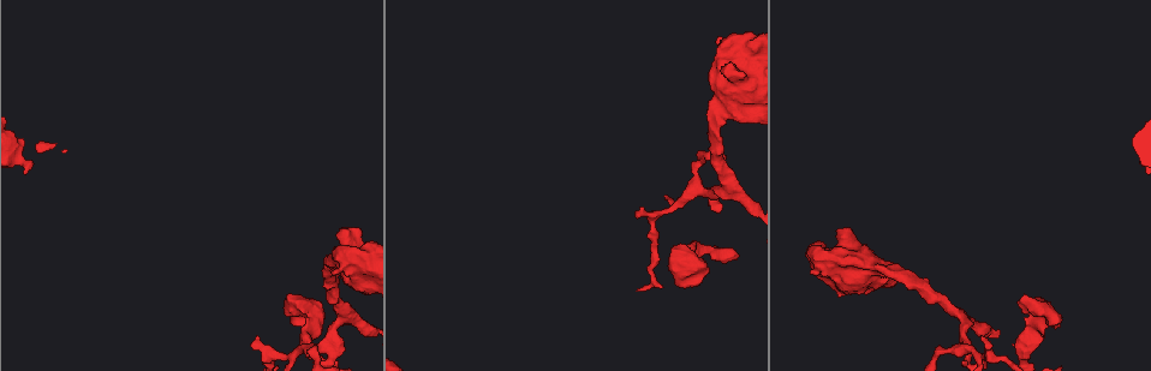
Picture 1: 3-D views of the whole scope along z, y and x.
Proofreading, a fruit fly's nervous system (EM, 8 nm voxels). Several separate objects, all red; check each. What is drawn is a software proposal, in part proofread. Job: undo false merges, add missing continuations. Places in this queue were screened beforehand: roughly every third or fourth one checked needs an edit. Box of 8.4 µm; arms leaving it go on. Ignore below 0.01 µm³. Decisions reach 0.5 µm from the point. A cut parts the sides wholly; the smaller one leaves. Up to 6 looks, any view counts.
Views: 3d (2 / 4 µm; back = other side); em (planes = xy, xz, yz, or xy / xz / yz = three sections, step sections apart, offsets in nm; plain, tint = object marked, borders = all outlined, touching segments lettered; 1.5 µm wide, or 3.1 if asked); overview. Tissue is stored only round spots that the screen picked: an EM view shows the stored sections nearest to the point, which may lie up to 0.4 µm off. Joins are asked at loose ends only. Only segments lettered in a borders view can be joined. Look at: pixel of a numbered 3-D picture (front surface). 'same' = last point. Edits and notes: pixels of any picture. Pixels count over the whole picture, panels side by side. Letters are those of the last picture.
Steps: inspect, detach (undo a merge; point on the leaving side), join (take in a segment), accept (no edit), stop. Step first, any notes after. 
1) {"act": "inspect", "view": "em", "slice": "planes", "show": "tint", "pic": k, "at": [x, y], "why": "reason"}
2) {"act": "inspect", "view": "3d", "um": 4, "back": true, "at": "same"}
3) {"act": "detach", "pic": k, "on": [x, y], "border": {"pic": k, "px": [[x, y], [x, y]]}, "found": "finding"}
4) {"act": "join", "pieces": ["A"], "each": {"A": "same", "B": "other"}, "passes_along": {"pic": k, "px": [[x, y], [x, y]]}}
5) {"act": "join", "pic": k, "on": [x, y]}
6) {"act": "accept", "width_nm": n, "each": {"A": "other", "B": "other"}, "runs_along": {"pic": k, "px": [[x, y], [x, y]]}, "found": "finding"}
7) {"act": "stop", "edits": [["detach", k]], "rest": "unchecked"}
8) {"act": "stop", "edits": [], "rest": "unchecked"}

{"act": "inspect", "view": "3d", "um": 2, "pic": 1, "at": [982, 335], "why": "thin end"}

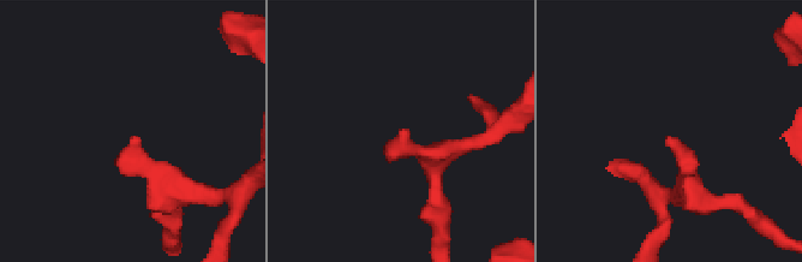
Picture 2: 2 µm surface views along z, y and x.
{"act": "inspect", "view": "em", "slice": "planes", "show": "tint", "pic": 2, "at": [666, 138]}

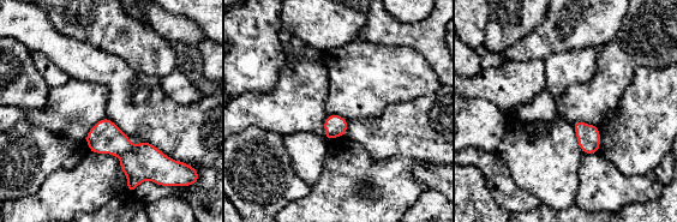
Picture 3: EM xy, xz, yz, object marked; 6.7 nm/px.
{"act": "inspect", "view": "em", "slice": "planes", "show": "borders", "at": "same", "why": "what lies round it"}

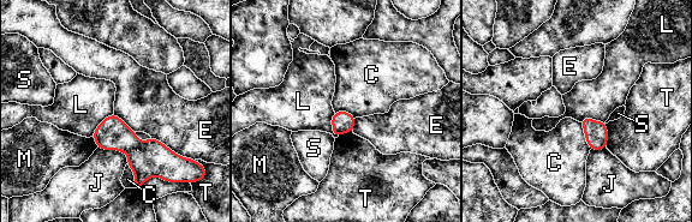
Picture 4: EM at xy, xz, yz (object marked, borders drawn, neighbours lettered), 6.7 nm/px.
{"act": "accept", "width_nm": 80, "each": {"C": "other", "E": "other", "J": "other", "L": "other", "M": "other", "S": "other", "T": "other"}, "border": {"pic": 4, "px": [[580, 121], [590, 149]]}, "found": "none of them fits"}

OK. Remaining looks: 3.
{"act": "inspect", "view": "3d", "um": 2, "pic": 1, "at": [687, 263], "why": "branch point"}

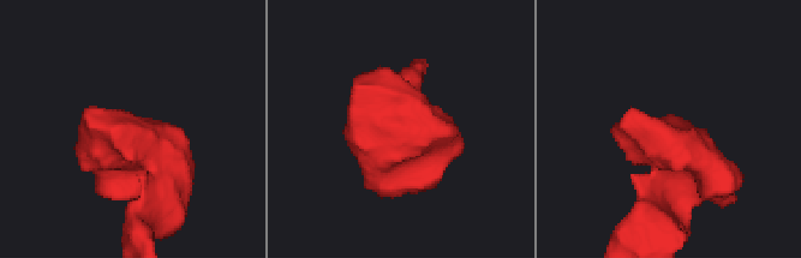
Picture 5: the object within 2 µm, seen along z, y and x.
{"act": "inspect", "view": "em", "slice": "planes", "show": "borders", "pic": 5, "at": [405, 125], "why": "need the tissue"}

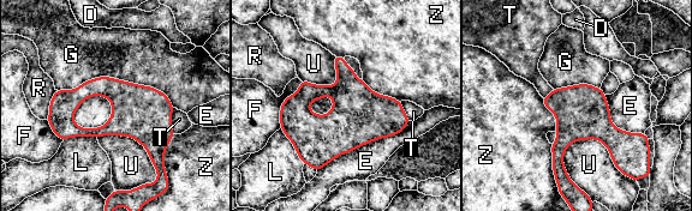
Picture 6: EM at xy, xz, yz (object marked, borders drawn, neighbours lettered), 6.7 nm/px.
{"act": "accept", "width_nm": 340, "each": {"D": "other", "E": "other", "F": "other", "G": "other", "L": "other", "R": "other", "T": "other", "U": "other", "Z": "other"}, "border": {"pic": 6, "px": [[57, 89], [113, 77], [174, 107]]}, "found": "continuous, no second neuron"}

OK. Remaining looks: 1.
{"act": "stop", "edits": [], "rest": "unchecked"}

